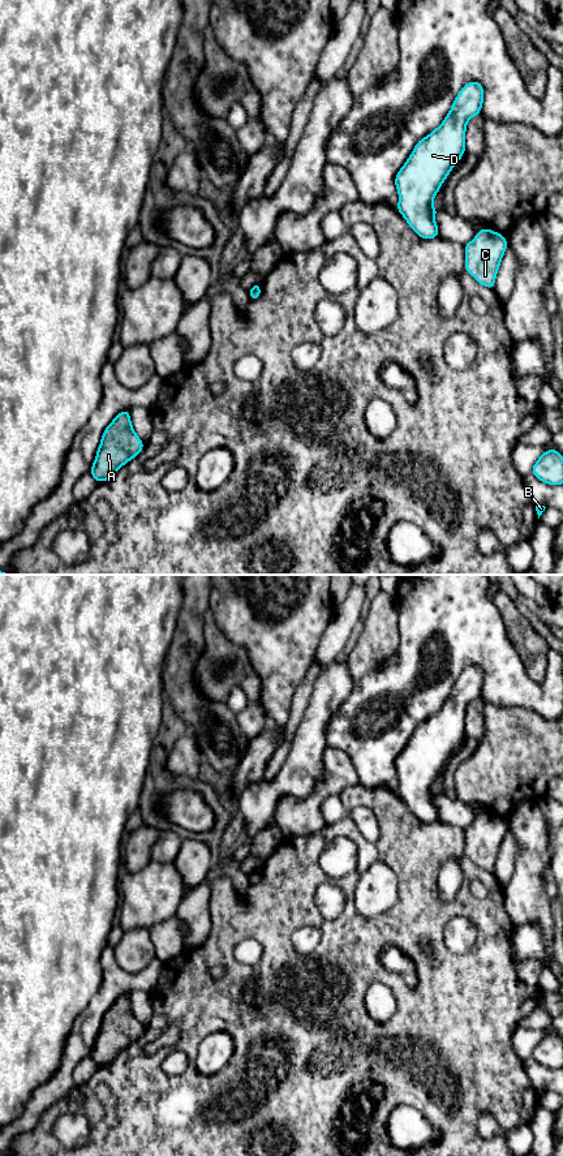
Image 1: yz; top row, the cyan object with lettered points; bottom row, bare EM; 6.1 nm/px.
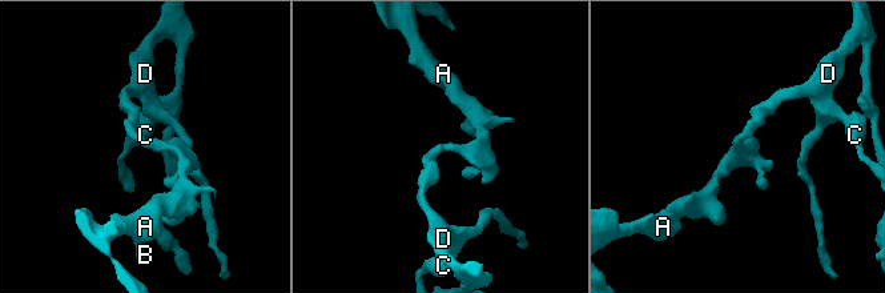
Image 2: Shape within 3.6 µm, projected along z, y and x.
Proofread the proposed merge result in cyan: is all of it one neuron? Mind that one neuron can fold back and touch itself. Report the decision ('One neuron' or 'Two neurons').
Two neurons

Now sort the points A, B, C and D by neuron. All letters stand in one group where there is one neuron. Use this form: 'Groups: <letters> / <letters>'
Groups: A / B C D

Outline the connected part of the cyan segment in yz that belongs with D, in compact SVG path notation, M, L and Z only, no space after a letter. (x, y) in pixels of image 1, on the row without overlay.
M468 666L457 678L451 695L439 712L434 713L427 721L418 725L407 747L395 761L399 775L397 794L408 805L411 812L422 822L431 824L438 821L438 808L434 799L439 795L431 788L434 781L447 762L452 751L460 744L465 735L465 713L470 701L480 699L484 686L482 667Z

